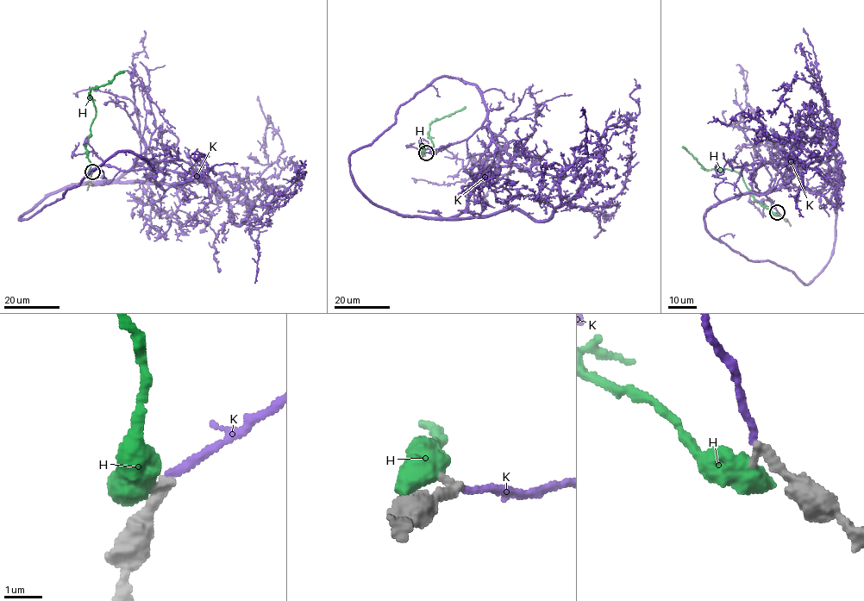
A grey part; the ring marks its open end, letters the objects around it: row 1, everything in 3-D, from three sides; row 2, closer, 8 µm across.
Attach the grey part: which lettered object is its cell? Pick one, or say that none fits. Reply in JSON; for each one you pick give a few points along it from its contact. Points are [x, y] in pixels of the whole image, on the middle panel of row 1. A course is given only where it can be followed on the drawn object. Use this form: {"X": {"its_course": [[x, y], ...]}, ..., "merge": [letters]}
{"K": {"its_course": [[425, 153], [490, 129], [511, 162], [539, 172], [554, 207], [567, 168], [638, 113], [634, 78]]}, "merge": ["K"]}

